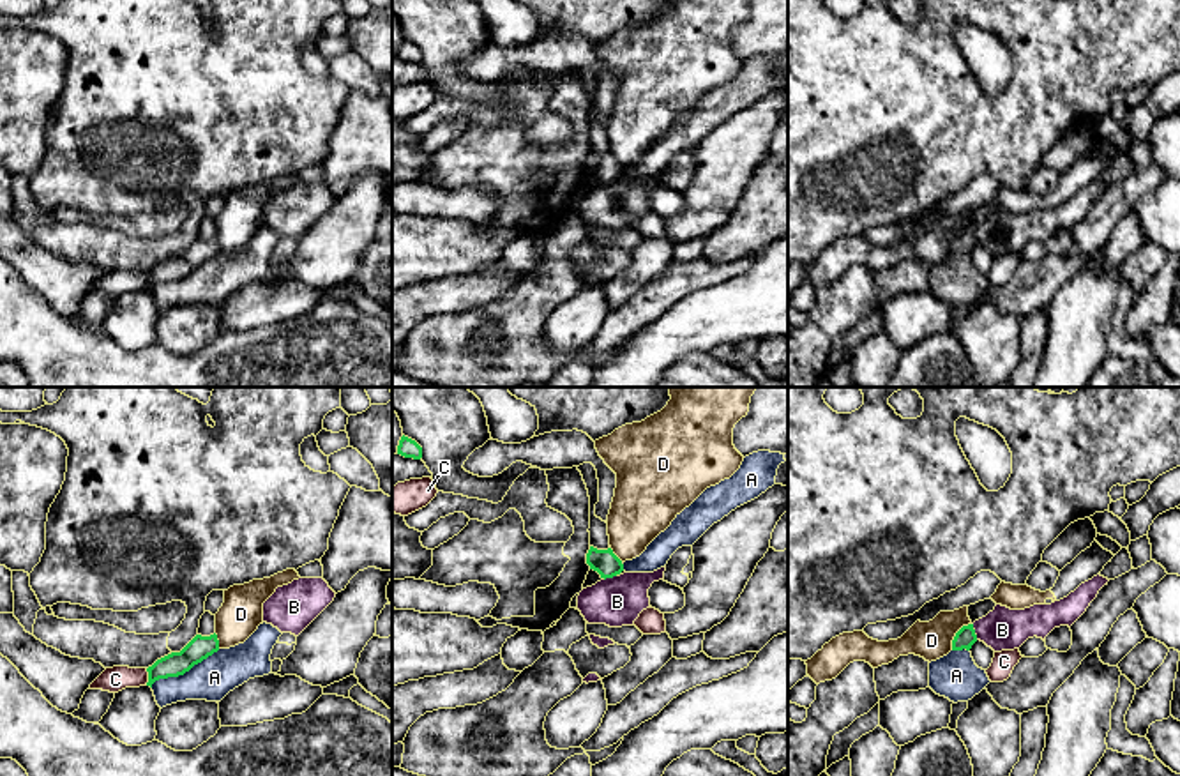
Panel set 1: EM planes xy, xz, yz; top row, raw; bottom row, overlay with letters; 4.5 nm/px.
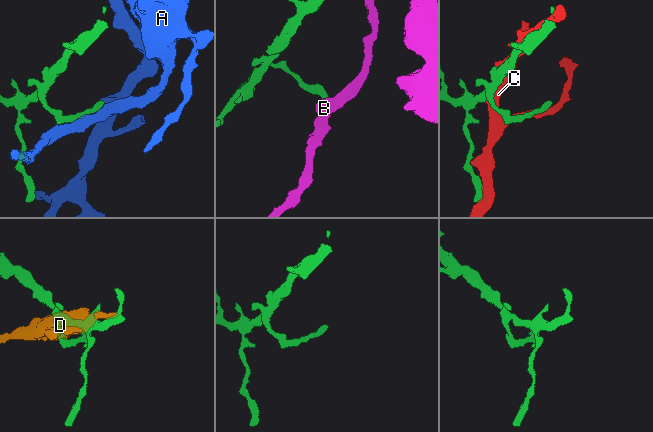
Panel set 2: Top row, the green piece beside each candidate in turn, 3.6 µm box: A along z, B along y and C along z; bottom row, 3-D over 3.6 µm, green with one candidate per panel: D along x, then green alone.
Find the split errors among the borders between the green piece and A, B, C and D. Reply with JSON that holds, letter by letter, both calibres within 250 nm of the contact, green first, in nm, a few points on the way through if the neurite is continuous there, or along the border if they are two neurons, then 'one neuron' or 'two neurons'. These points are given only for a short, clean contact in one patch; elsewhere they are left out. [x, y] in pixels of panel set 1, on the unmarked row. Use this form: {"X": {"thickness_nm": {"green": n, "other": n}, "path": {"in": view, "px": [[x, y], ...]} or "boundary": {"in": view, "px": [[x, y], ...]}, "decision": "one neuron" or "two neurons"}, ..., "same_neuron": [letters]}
{"A": {"thickness_nm": {"green": 110, "other": 190}, "decision": "two neurons"}, "B": {"thickness_nm": {"green": 90, "other": 190}, "boundary": {"in": "yz", "px": [[972, 228], [977, 243]]}, "decision": "two neurons"}, "C": {"thickness_nm": {"green": 110, "other": 120}, "decision": "two neurons"}, "D": {"thickness_nm": {"green": 90, "other": 180}, "boundary": {"in": "yz", "px": [[970, 227], [956, 237], [951, 253]]}, "decision": "two neurons"}, "same_neuron": []}

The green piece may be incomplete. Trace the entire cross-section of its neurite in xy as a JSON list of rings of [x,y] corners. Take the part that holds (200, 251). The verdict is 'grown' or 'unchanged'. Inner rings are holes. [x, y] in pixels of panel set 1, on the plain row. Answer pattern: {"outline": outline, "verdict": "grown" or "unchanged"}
{"outline": [[[216,237],[210,240],[196,239],[180,256],[171,256],[147,272],[148,276],[147,290],[152,292],[152,288],[159,283],[184,279],[194,269],[201,267],[217,255],[219,244]]], "verdict": "unchanged"}

